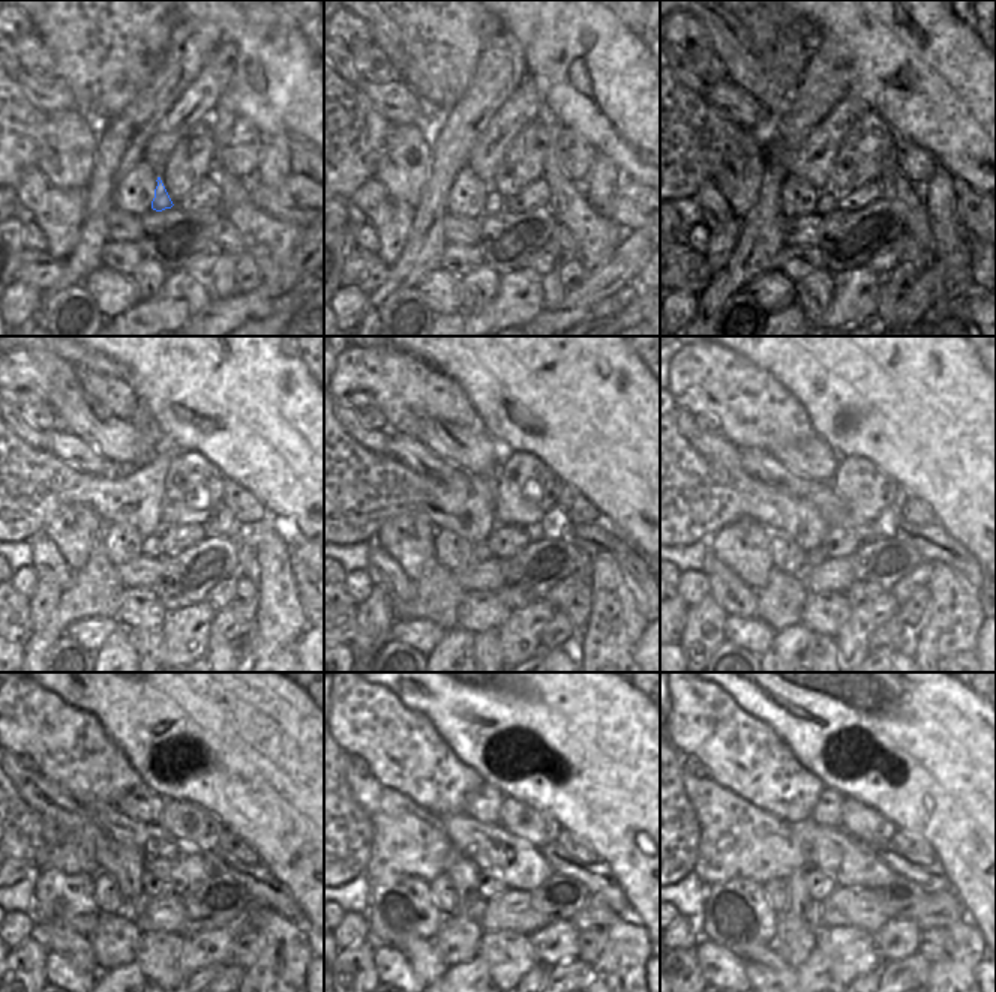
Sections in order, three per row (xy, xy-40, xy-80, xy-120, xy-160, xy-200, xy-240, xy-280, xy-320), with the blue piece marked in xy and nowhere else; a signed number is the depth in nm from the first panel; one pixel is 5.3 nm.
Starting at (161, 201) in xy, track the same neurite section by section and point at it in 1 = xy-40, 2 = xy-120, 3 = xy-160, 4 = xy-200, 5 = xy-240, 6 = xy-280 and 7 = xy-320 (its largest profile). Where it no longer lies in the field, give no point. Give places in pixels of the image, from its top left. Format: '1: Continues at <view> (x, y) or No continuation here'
1: Continues at xy-40 (494, 201)
2: Continues at xy-120 (150, 547)
3: Continues at xy-160 (480, 553)
4: Continues at xy-200 (816, 556)
5: Continues at xy-240 (138, 905)
6: Continues at xy-280 (477, 908)
7: Continues at xy-320 (812, 913).

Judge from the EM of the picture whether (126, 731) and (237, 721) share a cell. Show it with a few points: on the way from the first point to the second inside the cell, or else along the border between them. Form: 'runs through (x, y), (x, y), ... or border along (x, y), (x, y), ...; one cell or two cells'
runs through (153, 718), (210, 719); one cell

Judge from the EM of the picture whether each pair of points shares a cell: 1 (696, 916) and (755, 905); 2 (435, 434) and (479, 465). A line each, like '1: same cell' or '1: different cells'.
1: different cells
2: same cell

